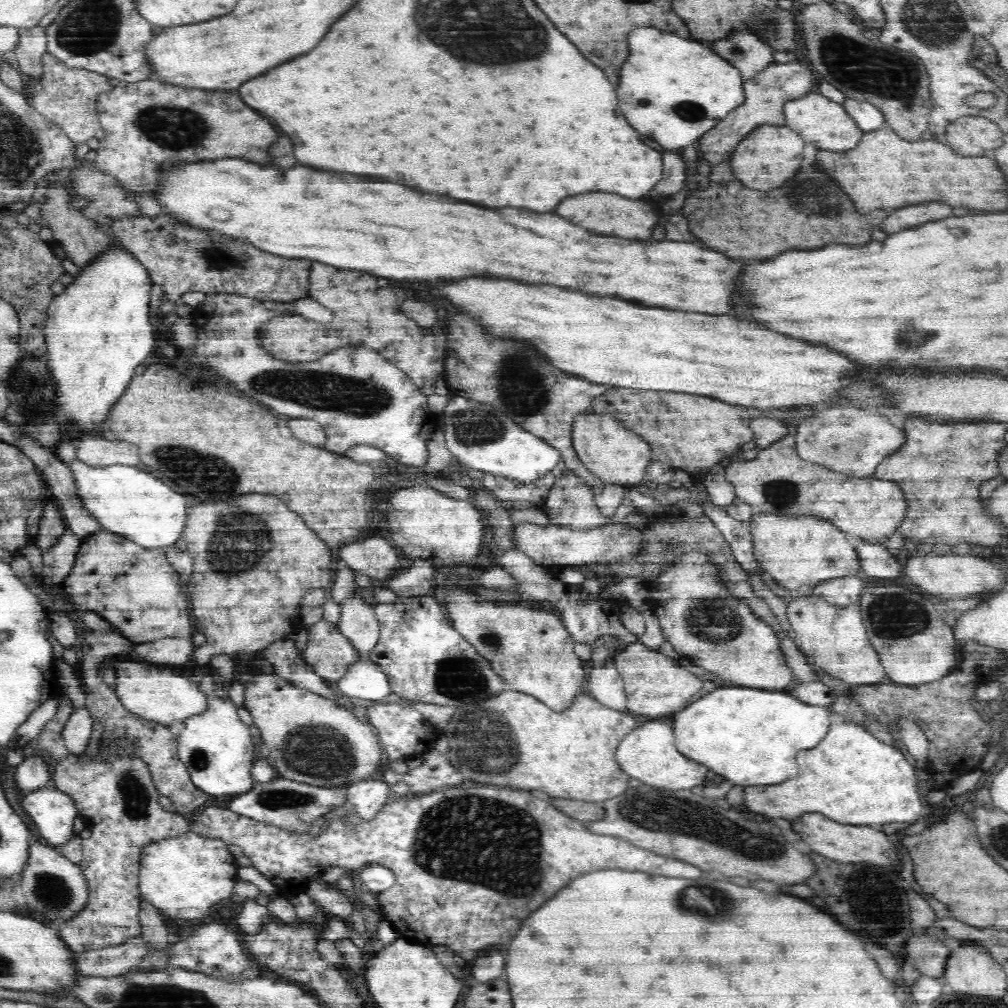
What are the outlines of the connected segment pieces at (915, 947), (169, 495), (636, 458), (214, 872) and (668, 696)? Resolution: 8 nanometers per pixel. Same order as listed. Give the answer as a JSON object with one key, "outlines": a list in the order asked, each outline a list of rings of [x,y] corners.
{"outlines":[[[[928,934],[913,935],[906,940],[906,950],[915,962],[914,967],[922,975],[934,978],[943,976],[950,954],[944,942]]],[[[79,462],[70,465],[86,508],[102,523],[103,530],[124,535],[147,549],[174,545],[180,540],[189,515],[186,498],[166,482],[129,465],[94,466]]],[[[580,412],[574,416],[572,426],[570,428],[570,445],[574,449],[574,456],[578,457],[578,461],[583,465],[584,469],[592,476],[598,477],[602,482],[608,484],[626,484],[630,486],[638,486],[644,481],[644,474],[647,465],[650,463],[650,447],[640,434],[636,434],[630,430],[624,422],[614,418],[608,414],[598,414]]],[[[182,832],[180,835],[168,835],[164,839],[151,840],[142,844],[139,852],[139,892],[141,896],[158,908],[166,916],[190,918],[198,920],[211,906],[223,898],[234,897],[236,882],[239,882],[238,861],[228,850],[229,845],[218,839],[205,838],[192,832]]],[[[640,642],[630,643],[611,659],[623,680],[627,696],[626,710],[640,720],[674,714],[682,709],[696,692],[702,690],[704,681],[696,674],[682,668],[673,658],[664,655],[658,649],[652,649]]]]}

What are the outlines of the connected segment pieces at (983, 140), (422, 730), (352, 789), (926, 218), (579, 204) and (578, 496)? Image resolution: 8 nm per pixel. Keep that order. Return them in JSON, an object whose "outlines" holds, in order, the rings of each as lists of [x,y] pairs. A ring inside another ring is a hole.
{"outlines":[[[[964,114],[946,124],[943,141],[958,154],[986,154],[1002,144],[1005,133],[982,114]]],[[[403,699],[392,700],[392,702],[376,701],[372,702],[364,711],[370,724],[377,728],[381,746],[383,750],[386,750],[390,760],[400,758],[405,760],[422,755],[422,752],[431,748],[438,738],[434,732],[434,726],[411,704],[411,701],[404,701]]],[[[364,779],[341,790],[344,800],[353,813],[362,819],[370,819],[388,798],[390,785],[382,780]]],[[[922,202],[922,204],[914,204],[914,206],[906,206],[906,208],[898,208],[892,214],[888,214],[888,218],[882,224],[882,232],[886,234],[894,234],[894,232],[902,232],[906,228],[930,222],[930,220],[938,220],[938,218],[946,218],[952,214],[952,208],[948,204],[942,202]]],[[[578,194],[564,198],[558,206],[556,212],[564,218],[570,218],[570,222],[594,230],[596,234],[616,234],[616,230],[622,230],[626,236],[638,236],[638,238],[648,238],[652,232],[652,226],[656,222],[656,212],[650,204],[642,200],[630,200],[628,198],[616,196],[616,194]]],[[[567,467],[562,472],[562,476],[556,478],[554,486],[550,489],[549,495],[541,503],[541,506],[552,524],[569,526],[574,530],[586,530],[600,525],[608,525],[610,522],[616,522],[616,520],[627,516],[628,513],[637,510],[634,507],[634,502],[630,498],[625,497],[612,516],[604,516],[600,512],[599,506],[596,506],[595,498],[595,489],[592,484],[587,482],[587,478],[583,478],[574,469]]]]}

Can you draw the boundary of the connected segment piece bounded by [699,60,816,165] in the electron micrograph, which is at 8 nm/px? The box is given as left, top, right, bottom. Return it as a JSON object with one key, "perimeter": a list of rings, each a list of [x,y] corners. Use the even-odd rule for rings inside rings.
{"perimeter":[[[800,60],[770,63],[759,75],[754,76],[750,80],[743,81],[742,102],[738,106],[734,106],[713,129],[708,130],[708,132],[701,136],[699,141],[700,156],[712,165],[728,161],[728,156],[734,150],[734,146],[744,136],[754,131],[755,127],[764,124],[784,125],[786,122],[785,104],[788,101],[793,101],[814,92],[812,90],[814,86],[816,86],[814,72],[806,64],[801,63]]]}

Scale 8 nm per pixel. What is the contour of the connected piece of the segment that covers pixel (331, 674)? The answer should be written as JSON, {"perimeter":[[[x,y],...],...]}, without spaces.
{"perimeter":[[[320,618],[318,622],[306,626],[308,640],[303,651],[304,660],[312,665],[314,672],[327,680],[336,681],[347,670],[352,662],[366,660],[366,652],[358,650],[354,643],[339,629],[337,624],[328,618]]]}

